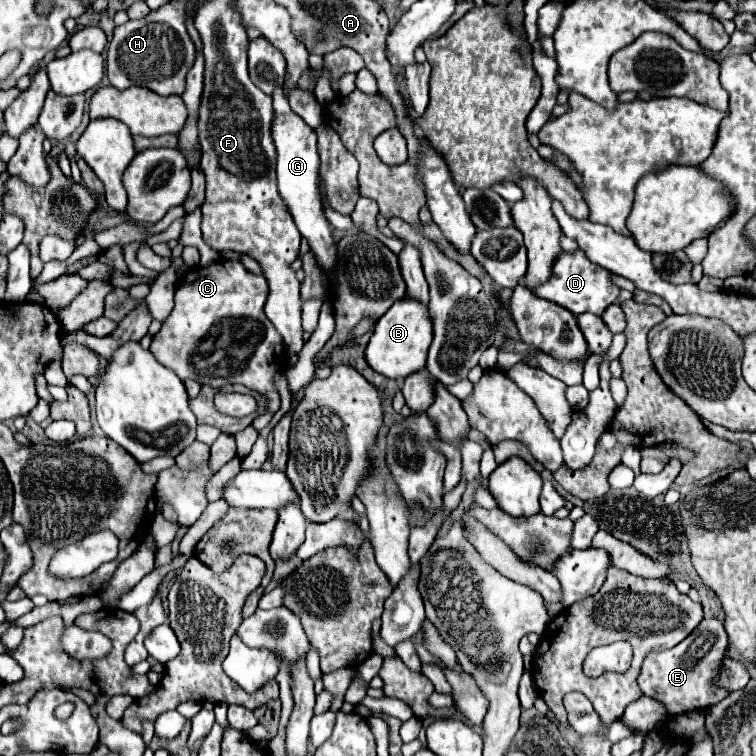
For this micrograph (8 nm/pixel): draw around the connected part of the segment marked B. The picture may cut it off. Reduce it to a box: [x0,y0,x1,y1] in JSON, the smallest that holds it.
[365,298,431,380]

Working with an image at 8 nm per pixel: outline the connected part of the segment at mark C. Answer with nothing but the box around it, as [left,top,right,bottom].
[151,260,287,431]

